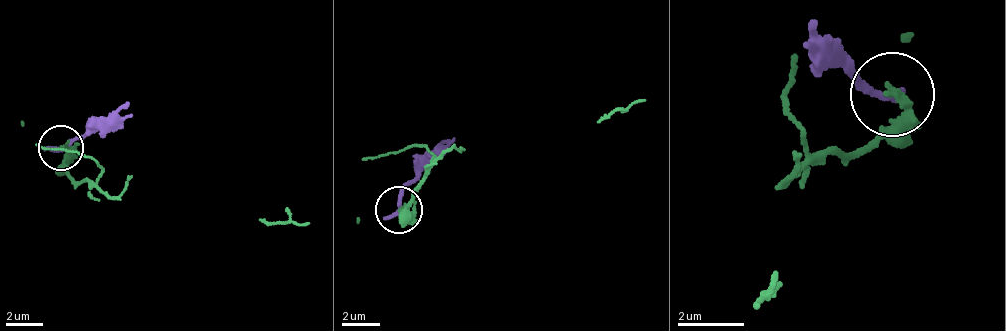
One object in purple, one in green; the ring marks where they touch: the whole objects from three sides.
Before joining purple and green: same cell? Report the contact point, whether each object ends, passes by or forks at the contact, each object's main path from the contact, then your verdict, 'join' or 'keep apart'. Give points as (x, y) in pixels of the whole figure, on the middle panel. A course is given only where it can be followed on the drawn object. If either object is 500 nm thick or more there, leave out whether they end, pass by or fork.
(399, 210) | purple ends | green passes by | purple via (400, 209), (411, 181), (450, 138) | green via (400, 209), (411, 215), (409, 205), (448, 151), (596, 124), (647, 99) | keep apart

